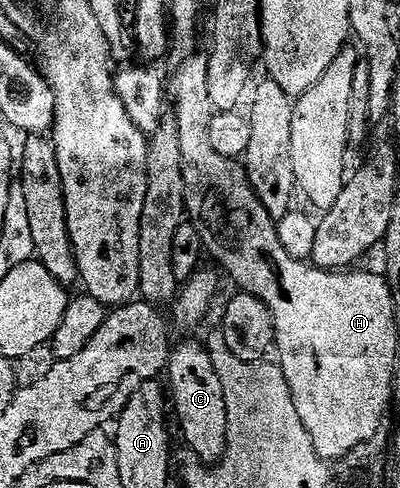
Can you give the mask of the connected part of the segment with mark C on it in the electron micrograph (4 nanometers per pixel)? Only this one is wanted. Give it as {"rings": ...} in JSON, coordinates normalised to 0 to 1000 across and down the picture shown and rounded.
{"rings":[[[503,701],[455,703],[425,721],[420,746],[420,801],[430,811],[430,834],[445,846],[445,859],[455,865],[455,891],[465,908],[488,924],[493,939],[515,953],[543,953],[560,936],[570,912],[570,830],[560,822],[560,789],[550,764],[540,764],[540,748],[530,740],[523,719]]]}

